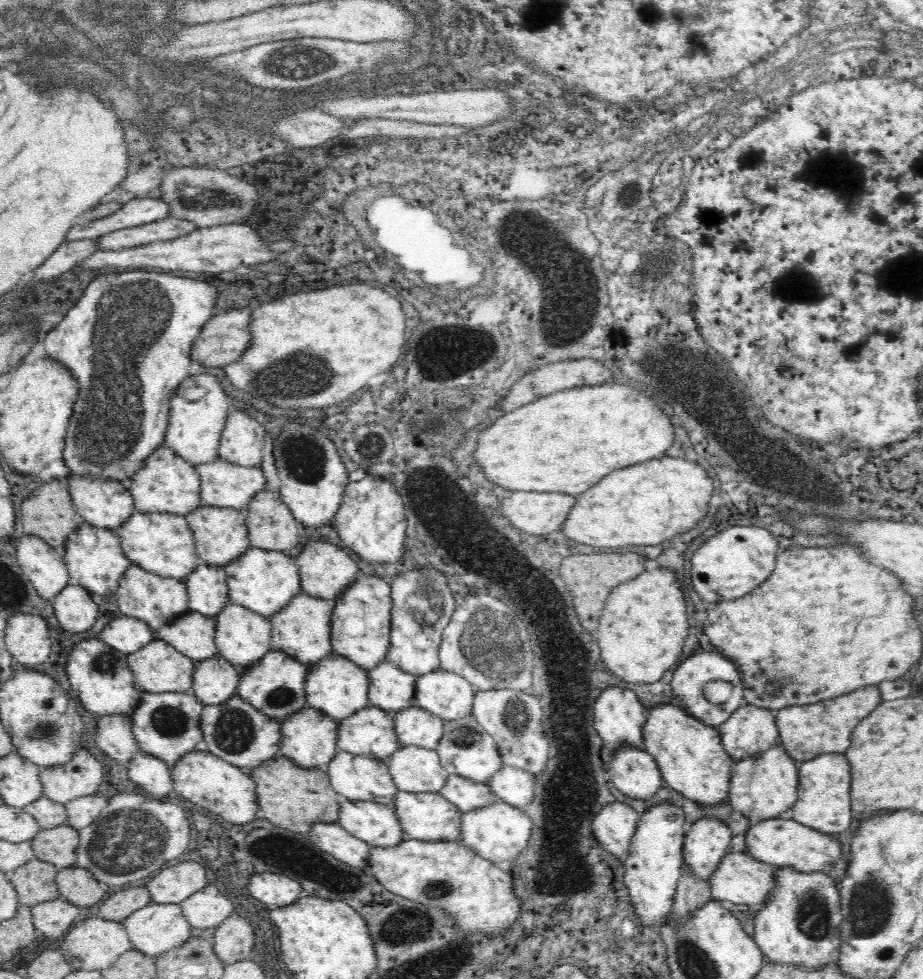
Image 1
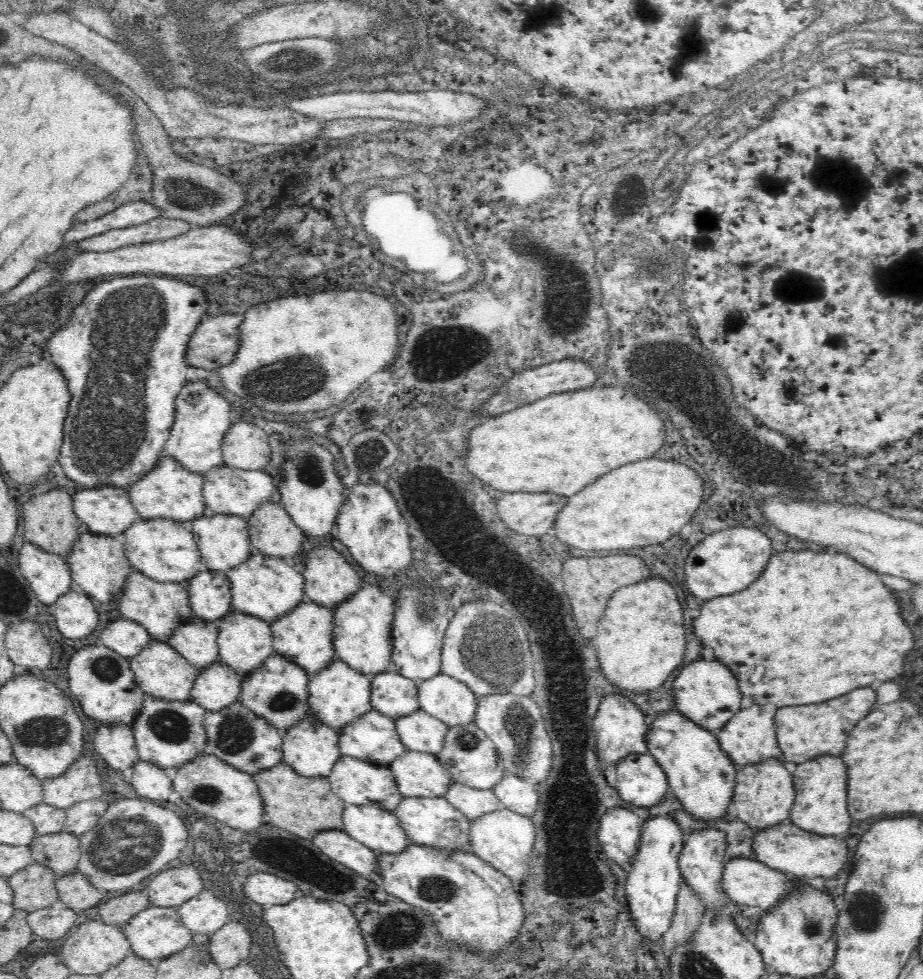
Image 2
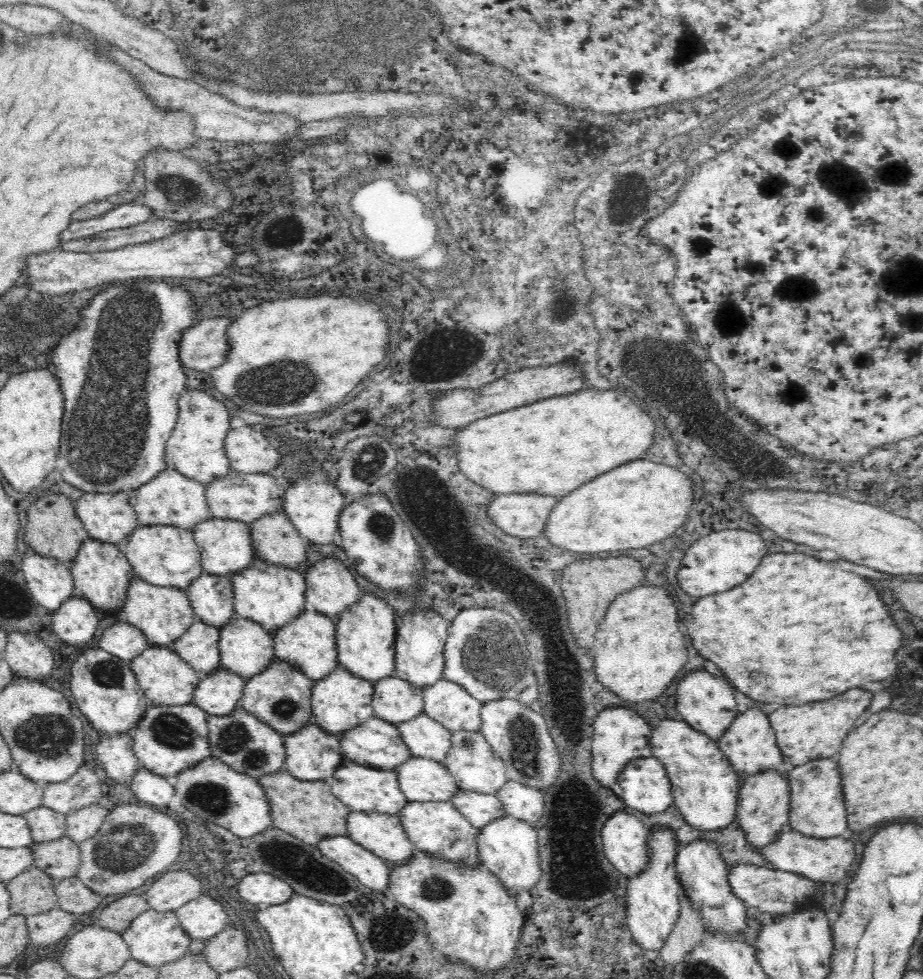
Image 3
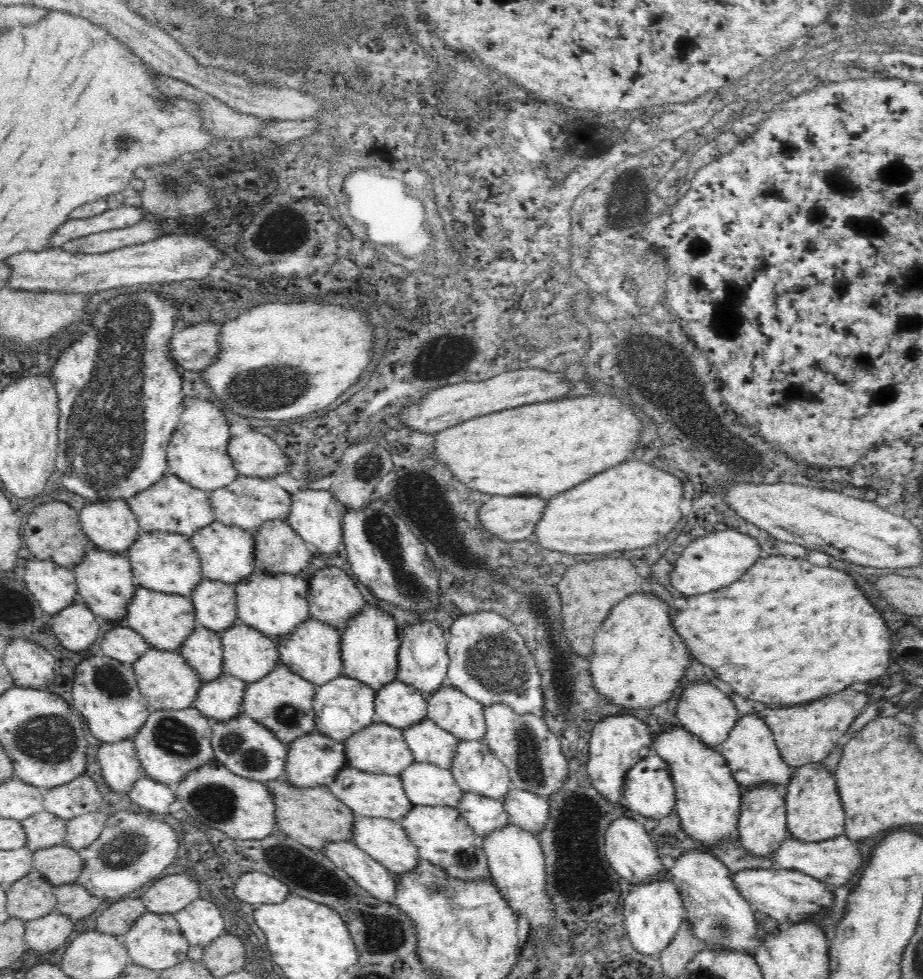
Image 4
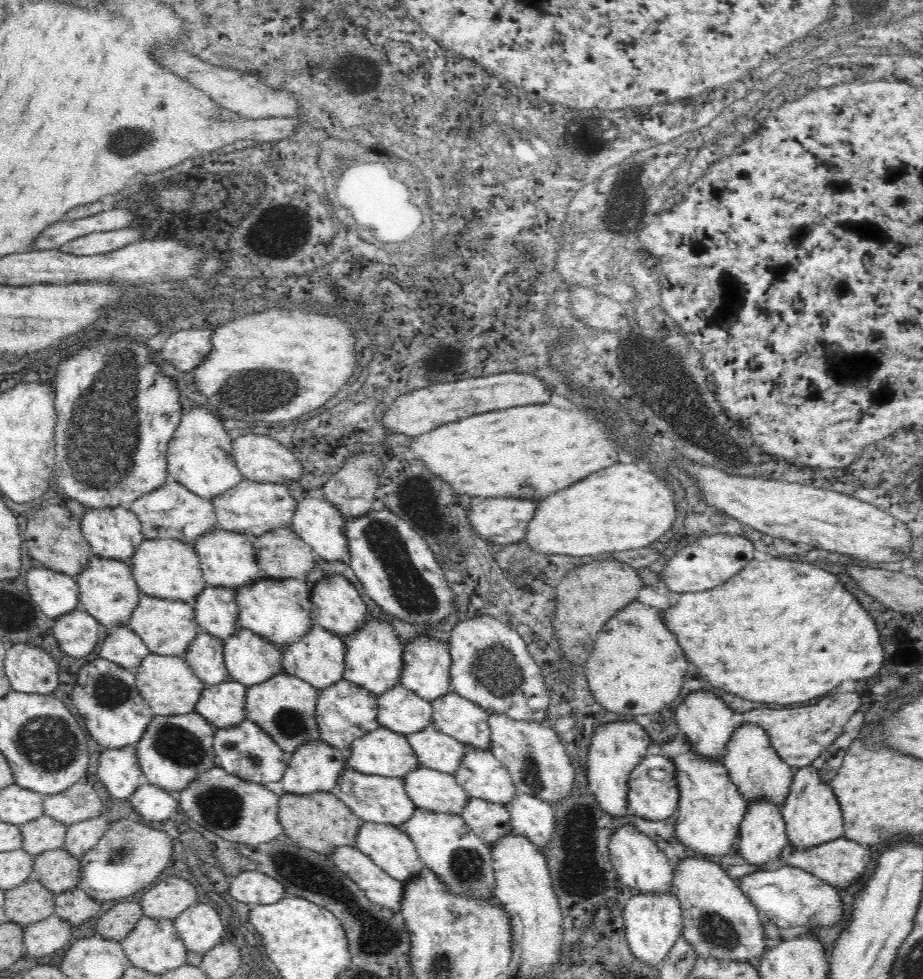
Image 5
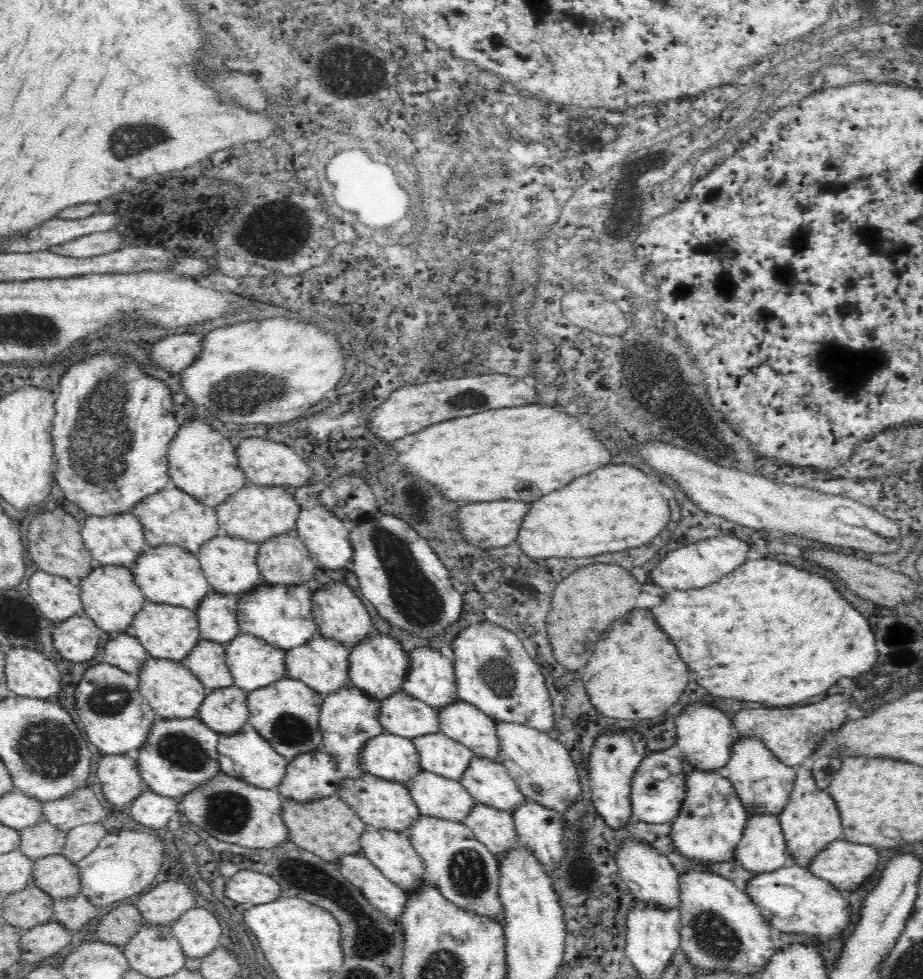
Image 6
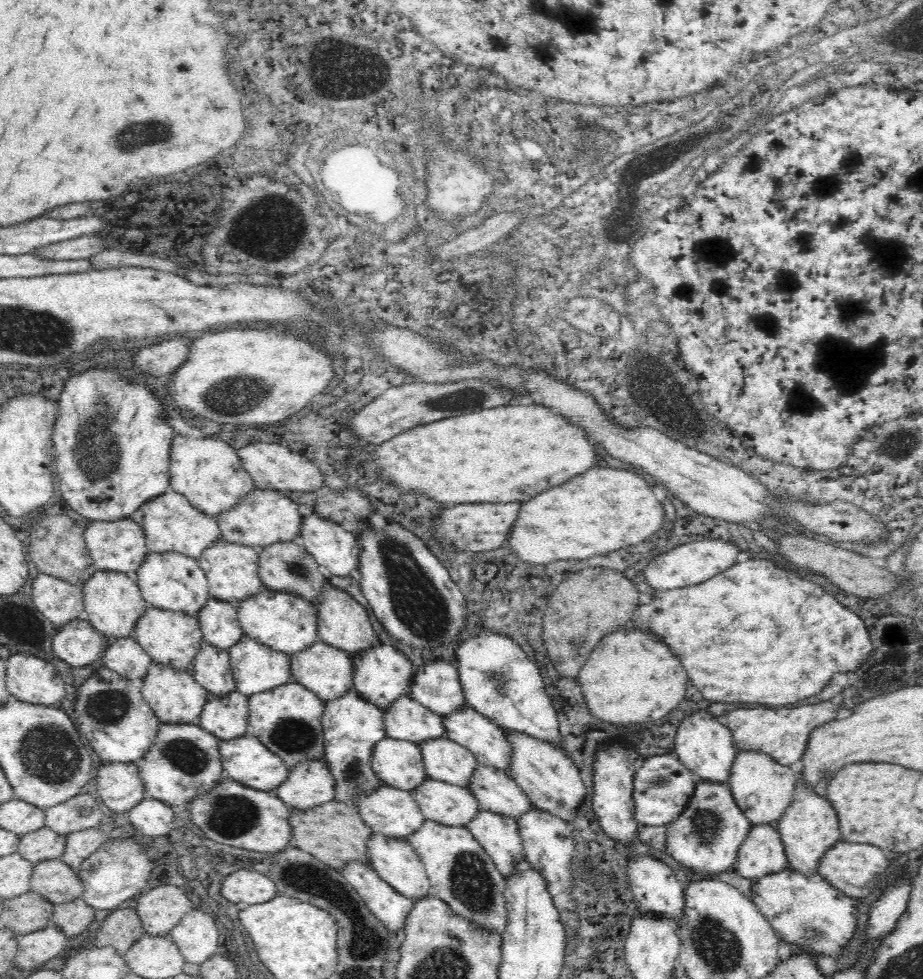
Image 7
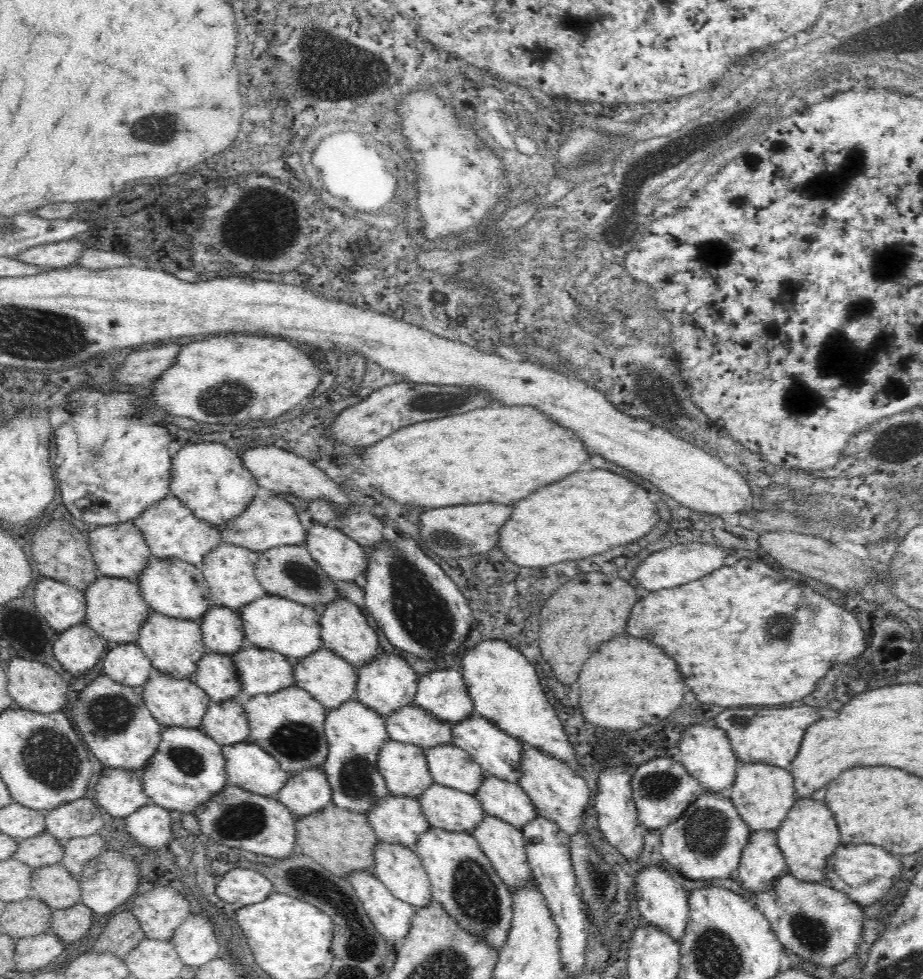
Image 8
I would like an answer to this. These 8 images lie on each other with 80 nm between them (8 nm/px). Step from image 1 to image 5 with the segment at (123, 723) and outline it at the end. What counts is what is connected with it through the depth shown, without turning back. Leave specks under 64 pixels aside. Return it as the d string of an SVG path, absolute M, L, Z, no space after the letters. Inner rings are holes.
M134 746L112 750L101 748L97 776L104 783L109 796L116 800L129 800L138 786L149 783L141 771Z

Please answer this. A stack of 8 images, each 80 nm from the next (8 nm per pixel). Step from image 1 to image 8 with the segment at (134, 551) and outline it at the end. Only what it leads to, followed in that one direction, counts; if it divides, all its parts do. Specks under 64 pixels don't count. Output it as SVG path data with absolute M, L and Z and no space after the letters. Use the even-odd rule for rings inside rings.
M153 558L138 580L141 596L150 610L176 620L192 620L201 624L201 618L211 608L207 580L196 565L186 560L160 560Z

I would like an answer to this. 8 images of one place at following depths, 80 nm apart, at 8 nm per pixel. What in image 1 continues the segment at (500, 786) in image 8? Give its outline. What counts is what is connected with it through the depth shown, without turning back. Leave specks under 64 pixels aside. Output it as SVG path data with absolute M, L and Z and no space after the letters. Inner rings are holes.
M473 714L458 720L444 721L443 736L436 750L442 766L449 774L467 778L478 784L488 785L492 776L503 766L495 740L478 724Z

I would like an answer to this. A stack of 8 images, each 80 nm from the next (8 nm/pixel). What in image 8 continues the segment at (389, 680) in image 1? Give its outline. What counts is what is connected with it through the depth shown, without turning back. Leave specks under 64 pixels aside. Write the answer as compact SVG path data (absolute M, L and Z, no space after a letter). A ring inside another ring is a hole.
M406 704L385 717L390 741L414 744L420 748L452 745L452 725L424 708Z

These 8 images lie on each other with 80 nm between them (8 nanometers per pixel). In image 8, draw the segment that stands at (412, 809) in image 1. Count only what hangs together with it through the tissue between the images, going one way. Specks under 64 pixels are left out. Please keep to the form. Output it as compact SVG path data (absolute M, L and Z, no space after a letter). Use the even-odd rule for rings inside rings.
M430 826L413 849L429 876L431 900L440 903L466 933L478 937L499 954L511 930L512 893L497 875L474 835Z

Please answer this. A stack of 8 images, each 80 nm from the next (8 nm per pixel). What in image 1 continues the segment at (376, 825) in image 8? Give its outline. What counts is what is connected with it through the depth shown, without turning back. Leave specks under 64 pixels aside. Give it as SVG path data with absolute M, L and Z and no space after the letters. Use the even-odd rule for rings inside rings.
M339 751L332 758L327 768L332 788L340 795L341 799L366 800L376 804L391 806L399 790L388 770L388 765L383 760L370 756L356 756L349 752Z

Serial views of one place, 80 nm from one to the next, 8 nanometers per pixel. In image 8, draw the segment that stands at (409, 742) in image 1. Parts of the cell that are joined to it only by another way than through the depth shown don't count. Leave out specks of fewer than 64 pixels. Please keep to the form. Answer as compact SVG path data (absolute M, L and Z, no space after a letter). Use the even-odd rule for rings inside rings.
M441 745L424 749L428 768L436 784L475 795L484 782L482 767L462 748Z

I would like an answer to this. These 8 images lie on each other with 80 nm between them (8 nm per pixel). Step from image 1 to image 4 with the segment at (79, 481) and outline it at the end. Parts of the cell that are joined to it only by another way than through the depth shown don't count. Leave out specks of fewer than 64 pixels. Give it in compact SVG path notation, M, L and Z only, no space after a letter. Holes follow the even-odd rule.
M126 500L86 502L79 522L96 548L128 557L128 548L141 534L137 517Z

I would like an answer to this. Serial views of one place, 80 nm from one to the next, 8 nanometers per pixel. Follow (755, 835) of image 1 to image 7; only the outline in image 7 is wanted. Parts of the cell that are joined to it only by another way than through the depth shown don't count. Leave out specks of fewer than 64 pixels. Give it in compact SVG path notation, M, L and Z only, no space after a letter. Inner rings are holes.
M837 842L818 862L817 873L824 877L834 888L845 892L852 898L866 898L888 872L890 860L884 852L872 844L850 844L850 842Z

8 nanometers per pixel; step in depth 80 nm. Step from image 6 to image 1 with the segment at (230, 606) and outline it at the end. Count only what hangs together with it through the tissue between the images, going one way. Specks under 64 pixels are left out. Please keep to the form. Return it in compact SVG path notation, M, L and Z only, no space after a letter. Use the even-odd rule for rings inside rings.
M200 564L184 579L190 611L216 617L230 602L224 567Z

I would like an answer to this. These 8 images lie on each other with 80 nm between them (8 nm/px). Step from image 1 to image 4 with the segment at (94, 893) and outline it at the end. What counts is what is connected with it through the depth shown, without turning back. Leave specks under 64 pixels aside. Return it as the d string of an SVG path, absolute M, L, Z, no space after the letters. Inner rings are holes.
M77 882L55 887L57 905L55 910L71 920L80 920L99 910L102 900L92 896L83 886Z

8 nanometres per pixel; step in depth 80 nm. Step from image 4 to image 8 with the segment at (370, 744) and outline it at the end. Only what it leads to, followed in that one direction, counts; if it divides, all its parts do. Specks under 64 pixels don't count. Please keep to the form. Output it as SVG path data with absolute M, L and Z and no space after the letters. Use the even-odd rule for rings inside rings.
M389 741L380 748L376 768L394 796L418 798L434 784L424 749L414 744Z

